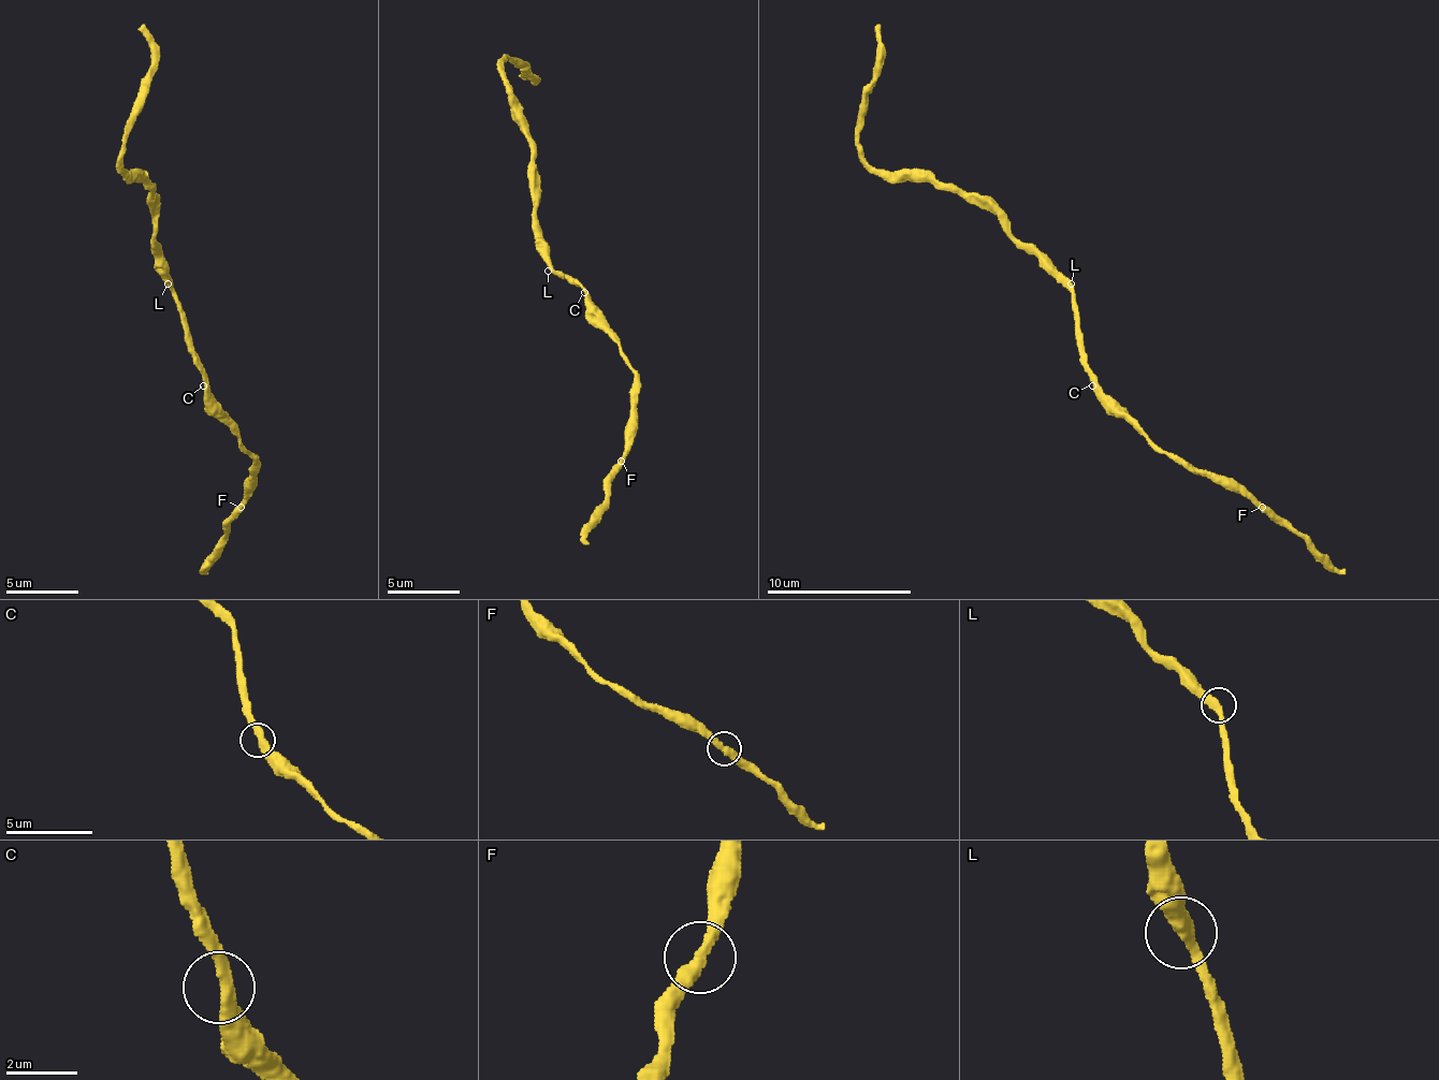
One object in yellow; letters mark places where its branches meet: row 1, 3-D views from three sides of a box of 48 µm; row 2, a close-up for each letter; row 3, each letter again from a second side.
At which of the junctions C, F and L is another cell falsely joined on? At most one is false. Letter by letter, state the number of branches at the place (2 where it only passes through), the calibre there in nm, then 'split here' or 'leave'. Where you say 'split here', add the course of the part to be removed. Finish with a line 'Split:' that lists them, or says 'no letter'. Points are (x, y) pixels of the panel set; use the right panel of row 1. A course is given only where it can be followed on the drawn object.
C: 2 branches meet; 380 nm thick; leave
F: 2 branches meet; 380 nm thick; leave
L: 2 branches meet; 380 nm thick; leave
Split: no letter

